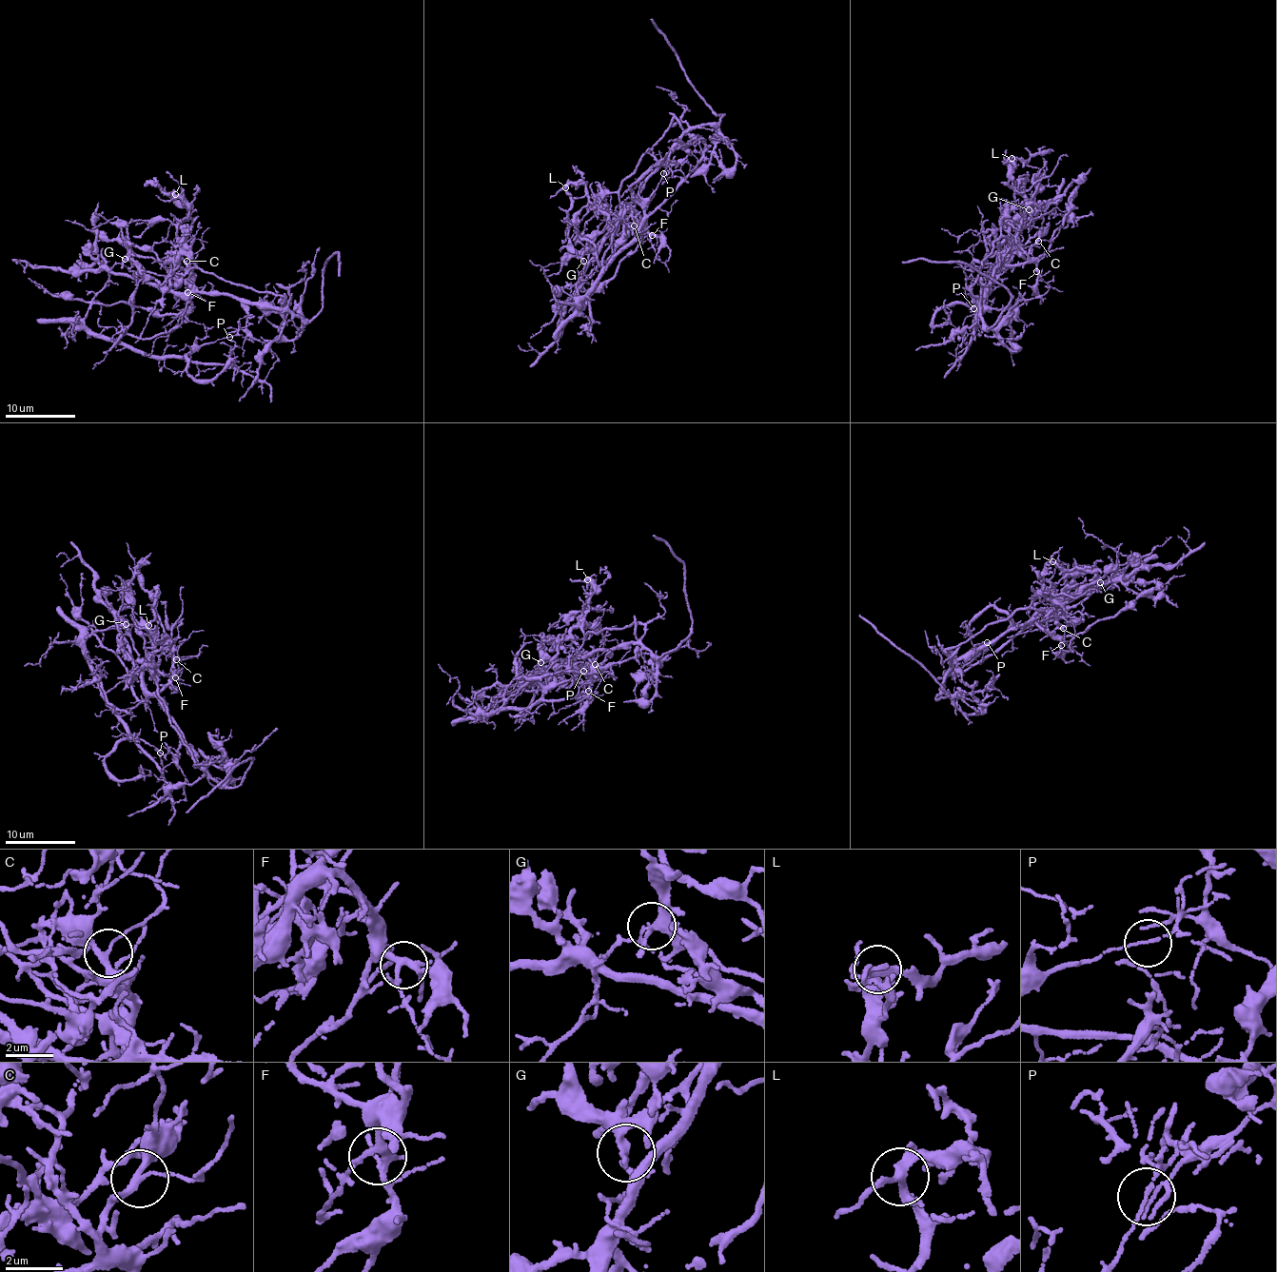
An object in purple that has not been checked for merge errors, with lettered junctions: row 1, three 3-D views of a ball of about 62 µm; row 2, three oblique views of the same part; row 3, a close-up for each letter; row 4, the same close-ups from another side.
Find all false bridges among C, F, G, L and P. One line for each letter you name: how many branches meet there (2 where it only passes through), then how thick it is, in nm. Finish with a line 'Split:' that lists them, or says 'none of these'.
G: 4 branches meet; 200 nm thick
P: 2 branches meet; 100 nm thick
Split: G, P

